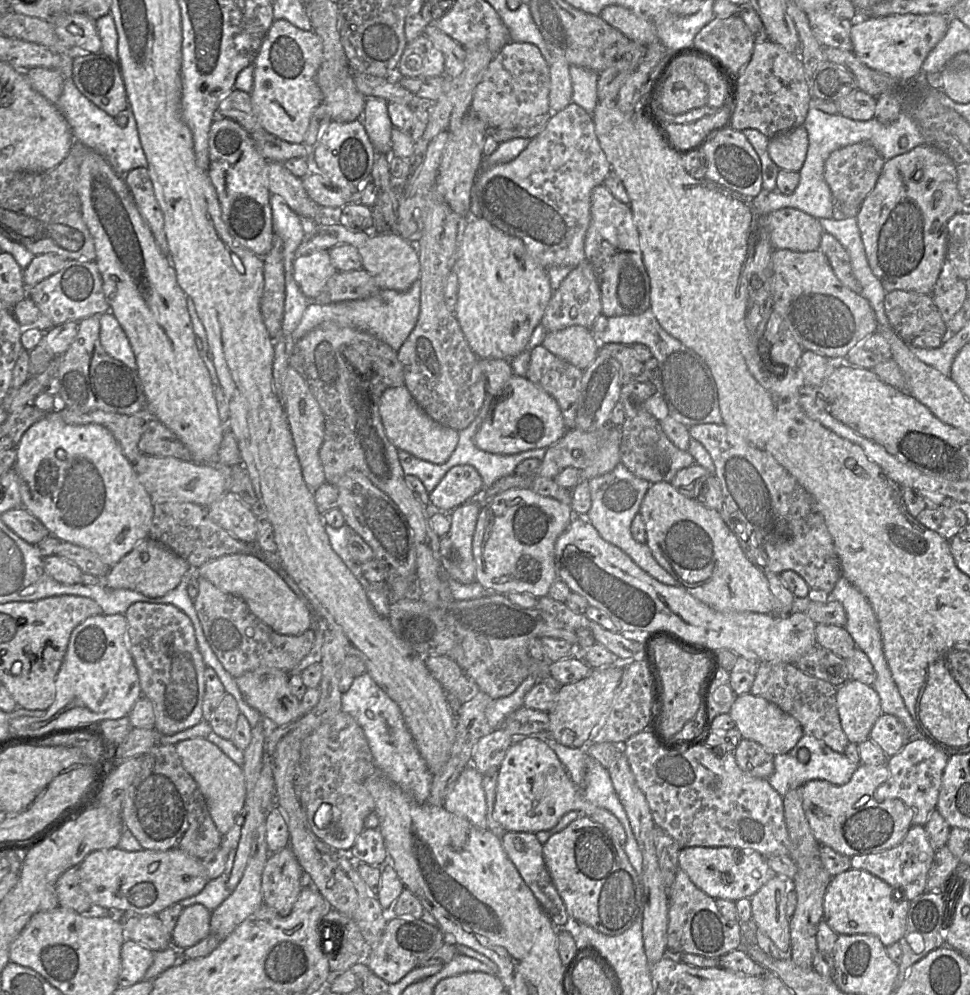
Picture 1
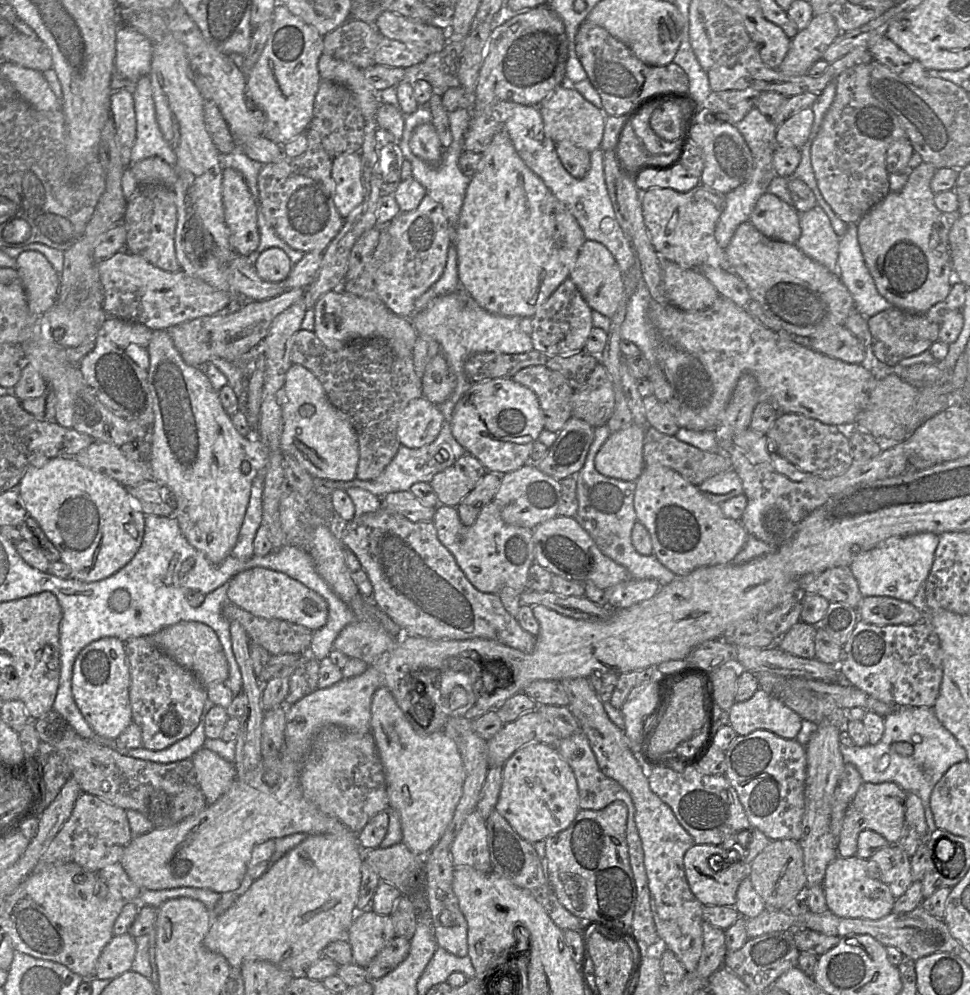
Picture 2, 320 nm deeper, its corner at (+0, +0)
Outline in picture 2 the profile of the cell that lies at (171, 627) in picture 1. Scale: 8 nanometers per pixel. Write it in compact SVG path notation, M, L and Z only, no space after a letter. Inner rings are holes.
M150 637L127 640L125 651L130 672L132 721L141 730L142 747L159 751L189 736L200 722L208 699L206 688L192 672L154 647Z

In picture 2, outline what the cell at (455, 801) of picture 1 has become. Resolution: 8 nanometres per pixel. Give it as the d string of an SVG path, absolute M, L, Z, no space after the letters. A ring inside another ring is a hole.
M474 810L465 819L451 847L454 867L469 866L482 873L492 872L486 820Z

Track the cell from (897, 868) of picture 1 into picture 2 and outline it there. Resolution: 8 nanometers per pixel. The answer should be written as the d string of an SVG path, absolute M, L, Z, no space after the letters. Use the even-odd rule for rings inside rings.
M898 845L879 850L869 861L881 881L888 885L894 898L900 898L912 885L911 858Z

